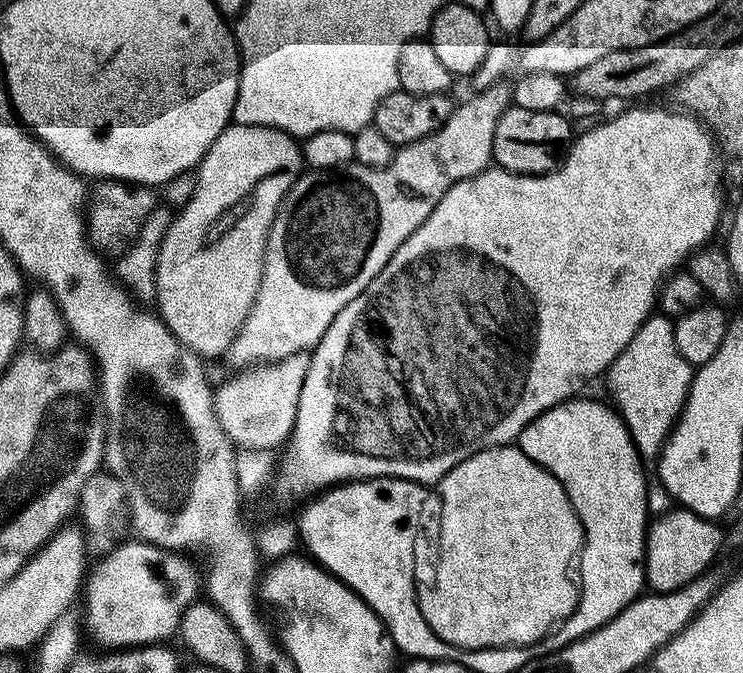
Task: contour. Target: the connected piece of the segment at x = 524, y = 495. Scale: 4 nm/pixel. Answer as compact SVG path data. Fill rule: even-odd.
M518 446L484 448L474 453L458 466L454 466L425 495L420 529L416 531L414 546L414 576L416 578L416 600L420 603L422 618L438 623L438 635L453 648L482 648L485 650L507 650L513 646L539 644L576 609L578 588L568 577L568 567L573 567L584 546L584 527L558 478L550 474L538 462L534 462Z

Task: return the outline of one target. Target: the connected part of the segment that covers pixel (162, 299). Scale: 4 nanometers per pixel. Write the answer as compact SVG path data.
M232 122L222 130L222 134L218 134L218 138L214 138L214 146L210 146L210 150L195 169L197 186L194 189L194 196L190 198L190 202L187 202L184 208L179 209L175 213L170 230L166 230L166 238L162 242L162 250L158 254L154 300L155 303L160 303L158 315L164 321L164 325L197 356L201 358L207 358L207 356L223 357L227 353L229 346L234 342L234 338L239 334L240 328L246 322L246 318L250 314L250 306L254 306L256 295L258 294L258 286L260 285L262 270L264 269L264 251L266 250L268 235L270 234L270 226L278 214L284 195L292 189L292 183L302 175L305 168L302 144L297 137L270 126L250 126L249 124Z

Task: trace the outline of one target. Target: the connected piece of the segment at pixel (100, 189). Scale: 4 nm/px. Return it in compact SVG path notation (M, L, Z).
M107 178L93 183L86 209L86 231L89 244L105 257L119 257L136 241L142 230L142 222L146 222L146 218L150 218L150 210L157 207L158 192L155 187L147 184L132 184L128 180Z

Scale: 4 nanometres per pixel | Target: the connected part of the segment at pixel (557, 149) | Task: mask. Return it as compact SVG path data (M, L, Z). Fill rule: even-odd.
M510 106L498 118L498 126L494 130L494 146L492 147L493 161L506 172L514 172L518 176L545 176L560 167L560 163L568 154L568 149L574 143L572 124L566 117L560 116L559 111L543 112L542 110L522 110Z

